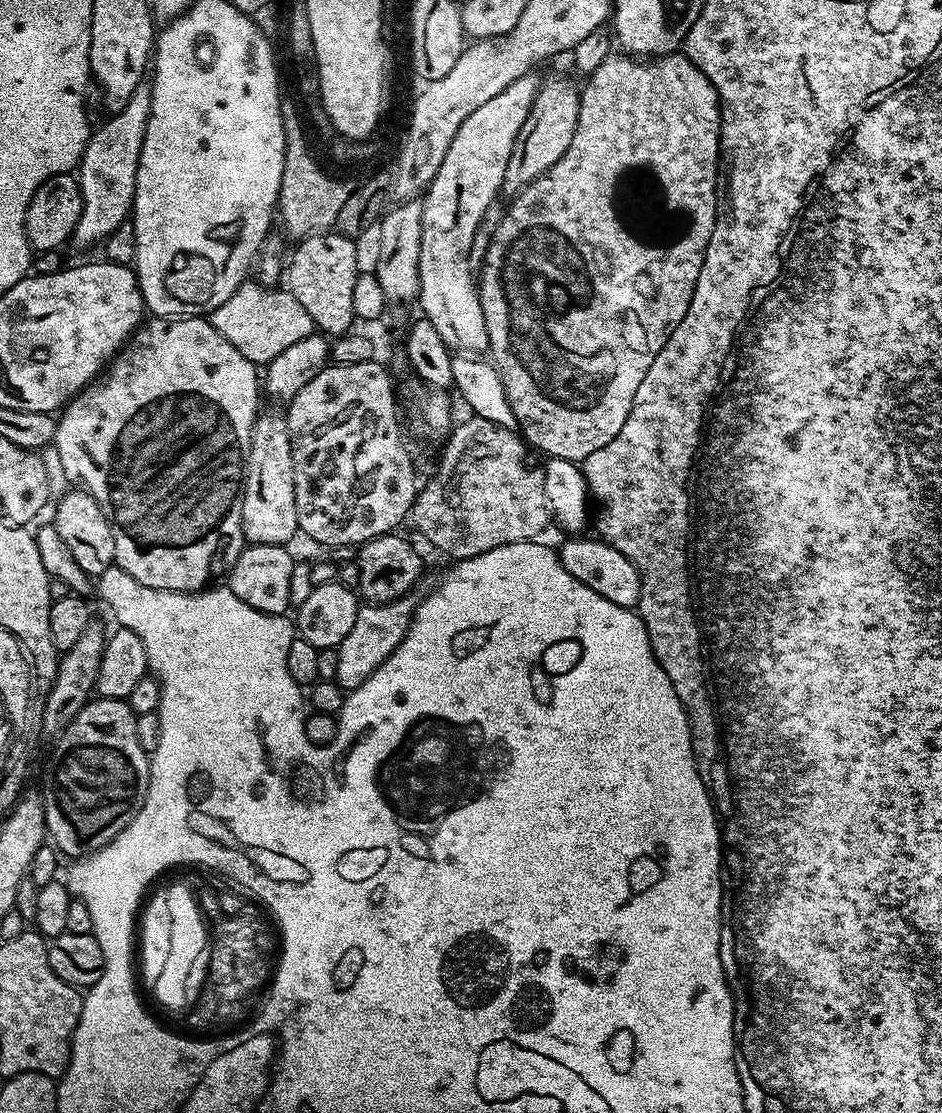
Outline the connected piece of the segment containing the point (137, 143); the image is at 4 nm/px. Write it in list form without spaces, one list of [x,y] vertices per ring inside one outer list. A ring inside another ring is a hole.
[[[151,87],[134,90],[130,102],[122,110],[109,115],[100,129],[93,131],[78,165],[78,179],[82,190],[82,214],[70,241],[71,247],[88,248],[107,240],[119,224],[129,219],[132,200],[136,196],[136,175],[140,151],[144,141],[146,122],[150,118]]]

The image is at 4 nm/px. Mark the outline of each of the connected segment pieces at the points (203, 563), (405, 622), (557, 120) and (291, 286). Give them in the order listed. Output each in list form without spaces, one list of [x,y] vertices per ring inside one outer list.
[[[181,316],[179,318],[145,319],[140,327],[128,337],[124,347],[116,353],[111,363],[103,369],[102,374],[97,376],[92,383],[87,384],[81,392],[77,392],[76,395],[64,405],[56,422],[56,439],[54,446],[58,450],[58,458],[62,458],[62,466],[66,470],[69,481],[75,482],[75,480],[77,480],[75,483],[97,500],[106,518],[112,523],[114,550],[116,551],[115,567],[122,569],[126,574],[130,574],[130,578],[138,578],[138,582],[142,582],[142,586],[150,586],[158,590],[170,590],[171,592],[199,592],[207,589],[209,585],[213,583],[212,563],[215,562],[216,555],[220,552],[220,547],[224,547],[228,552],[233,551],[232,553],[245,547],[244,531],[240,529],[240,523],[242,522],[242,497],[244,496],[244,465],[248,459],[248,451],[250,450],[252,428],[256,425],[258,415],[256,403],[259,402],[260,396],[262,397],[262,384],[258,379],[257,365],[250,363],[241,352],[234,350],[234,346],[230,346],[230,342],[226,342],[226,338],[222,338],[222,334],[218,334],[218,330],[214,330],[211,319],[203,316]]]
[[[411,595],[399,596],[397,600],[391,600],[385,604],[365,603],[358,610],[358,618],[354,618],[354,626],[350,634],[342,638],[338,654],[338,670],[336,671],[335,682],[344,690],[351,690],[362,686],[386,658],[390,658],[392,651],[399,646],[406,630],[410,626],[413,614],[416,613],[417,601],[411,600]]]
[[[556,76],[537,87],[530,114],[526,114],[526,122],[522,122],[522,130],[518,130],[518,138],[510,150],[510,162],[506,162],[502,189],[505,197],[517,196],[527,184],[546,174],[546,170],[550,170],[550,166],[554,166],[554,162],[566,154],[566,146],[570,146],[578,126],[579,113],[580,88],[568,84],[566,77]]]
[[[336,230],[306,236],[295,245],[292,261],[286,264],[287,291],[302,302],[313,325],[332,338],[345,335],[353,327],[354,282],[358,275],[356,244],[353,237],[341,236]]]

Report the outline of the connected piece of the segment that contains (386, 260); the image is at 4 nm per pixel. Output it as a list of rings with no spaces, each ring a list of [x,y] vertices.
[[[413,198],[389,207],[379,221],[380,253],[376,256],[374,274],[382,286],[382,294],[389,305],[408,304],[420,295],[420,271],[418,270],[418,254],[422,242],[422,214],[424,205]]]

